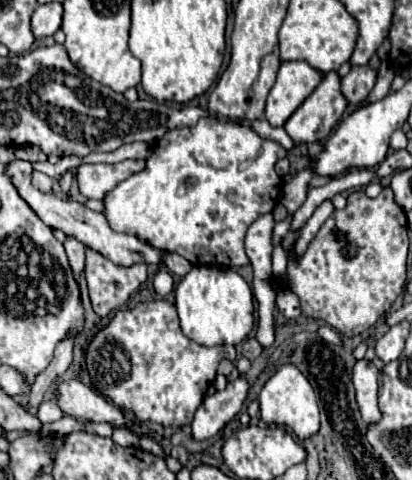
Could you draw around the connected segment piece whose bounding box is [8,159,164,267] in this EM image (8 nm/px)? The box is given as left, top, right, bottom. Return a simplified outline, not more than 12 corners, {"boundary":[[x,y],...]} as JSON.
{"boundary":[[32,163],[8,175],[52,229],[116,265],[162,263],[162,249],[112,231],[102,213],[32,187]]}

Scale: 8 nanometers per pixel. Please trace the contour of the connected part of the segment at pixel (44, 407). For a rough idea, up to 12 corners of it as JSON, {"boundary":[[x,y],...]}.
{"boundary":[[54,399],[40,405],[36,417],[42,425],[58,421],[64,413]]}

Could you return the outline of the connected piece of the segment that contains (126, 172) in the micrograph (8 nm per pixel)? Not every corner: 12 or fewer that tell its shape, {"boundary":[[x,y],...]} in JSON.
{"boundary":[[82,163],[78,189],[88,199],[102,199],[120,181],[146,163]]}

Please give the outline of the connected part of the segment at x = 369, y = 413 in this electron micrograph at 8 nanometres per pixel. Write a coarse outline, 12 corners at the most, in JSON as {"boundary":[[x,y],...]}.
{"boundary":[[356,361],[352,383],[366,423],[380,419],[378,369],[372,361]]}

